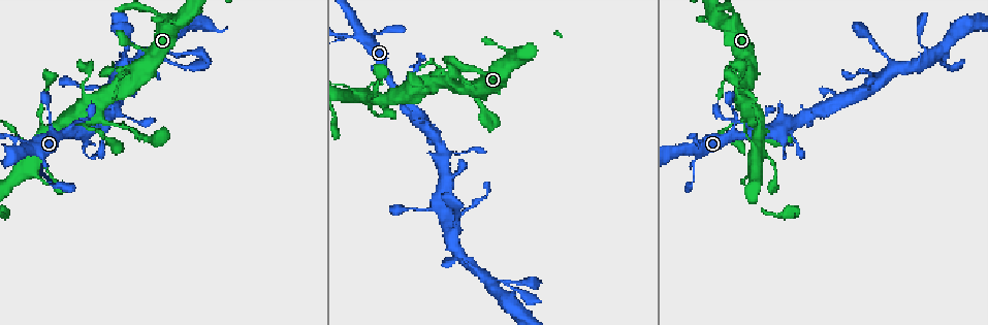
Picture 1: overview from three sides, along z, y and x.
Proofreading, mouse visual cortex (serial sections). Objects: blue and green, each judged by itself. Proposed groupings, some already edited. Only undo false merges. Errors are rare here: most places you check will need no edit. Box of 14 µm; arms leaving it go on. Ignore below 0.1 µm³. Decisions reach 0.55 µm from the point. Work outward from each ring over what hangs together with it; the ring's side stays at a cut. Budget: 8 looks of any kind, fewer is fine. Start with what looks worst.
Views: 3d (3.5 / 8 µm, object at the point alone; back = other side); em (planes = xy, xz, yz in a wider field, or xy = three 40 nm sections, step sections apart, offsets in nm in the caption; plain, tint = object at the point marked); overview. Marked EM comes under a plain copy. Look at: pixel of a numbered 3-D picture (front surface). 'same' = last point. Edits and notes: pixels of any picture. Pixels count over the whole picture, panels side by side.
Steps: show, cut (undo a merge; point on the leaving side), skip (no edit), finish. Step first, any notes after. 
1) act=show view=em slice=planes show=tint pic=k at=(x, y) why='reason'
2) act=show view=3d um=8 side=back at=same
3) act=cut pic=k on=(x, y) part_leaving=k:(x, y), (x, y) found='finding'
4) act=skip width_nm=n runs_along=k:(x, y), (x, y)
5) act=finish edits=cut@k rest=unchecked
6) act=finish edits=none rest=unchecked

act=show view=3d um=3.5 side=back pic=1 at=(16, 142) why='calibre changes'

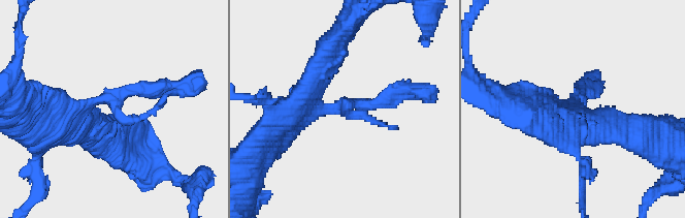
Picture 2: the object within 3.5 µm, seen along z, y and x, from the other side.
act=show view=em slice=xy step=5 show=tint pic=2 at=(344, 109) arms=3 arm_widths_nm=100,200,350 why='need the tissue'

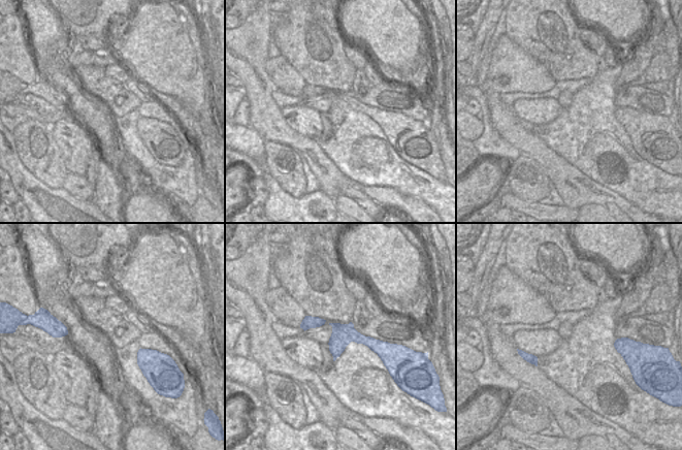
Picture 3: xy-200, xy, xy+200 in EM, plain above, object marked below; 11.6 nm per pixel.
act=skip runs_along=2:(61, 125), (99, 99), (162, 90) found='one cell here'

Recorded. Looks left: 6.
act=show view=3d um=3.5 pic=1 at=(108, 125) why='calibre changes'

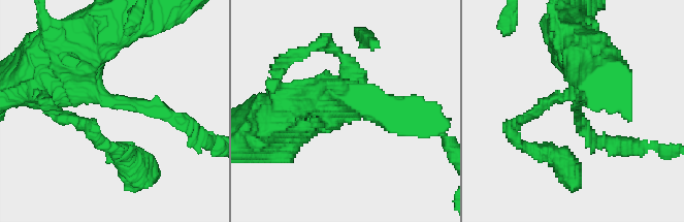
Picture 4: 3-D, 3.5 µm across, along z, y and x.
act=show view=em slice=xy step=3 show=tint pic=4 at=(578, 102) arm_widths_nm=150,600

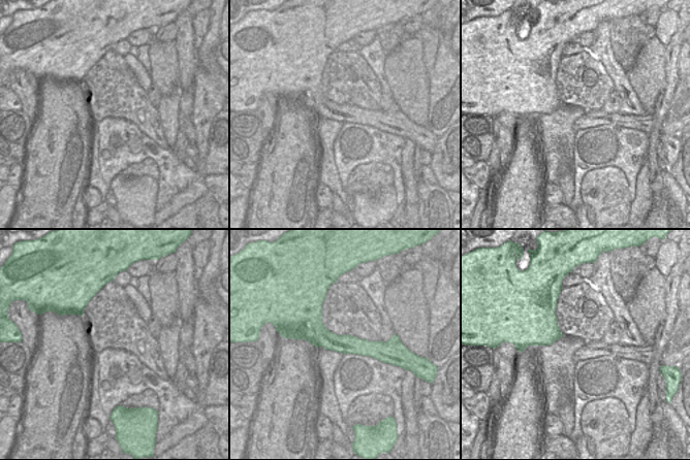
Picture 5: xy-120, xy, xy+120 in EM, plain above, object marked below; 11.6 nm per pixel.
act=skip runs_along=5:(302, 334), (389, 351) found='continuous, no second cell'

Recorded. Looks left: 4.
act=show view=3d um=3.5 pic=1 at=(764, 153) why='four-way junction'

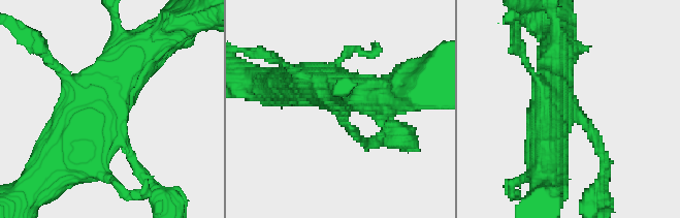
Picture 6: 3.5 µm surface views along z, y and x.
act=show view=em slice=xy step=1 show=tint pic=6 at=(573, 113) arms=4 arm_widths_nm=150,150,600,600

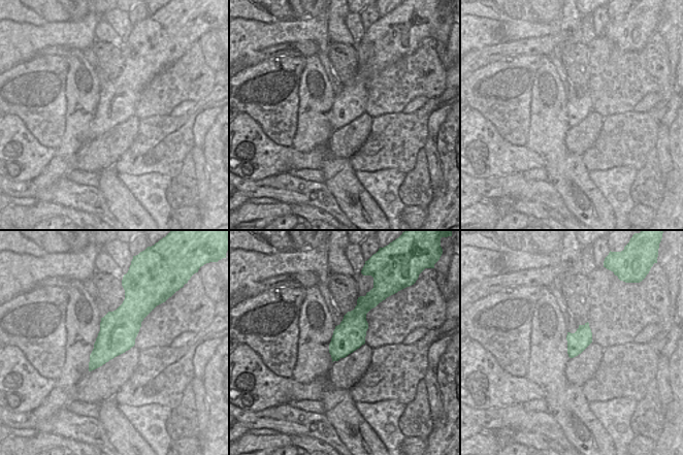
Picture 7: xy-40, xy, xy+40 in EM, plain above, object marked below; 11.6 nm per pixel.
act=skip runs_along=6:(141, 53), (62, 163) found='continuous, no second cell'

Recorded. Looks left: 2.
act=finish edits=none rest=unchecked

